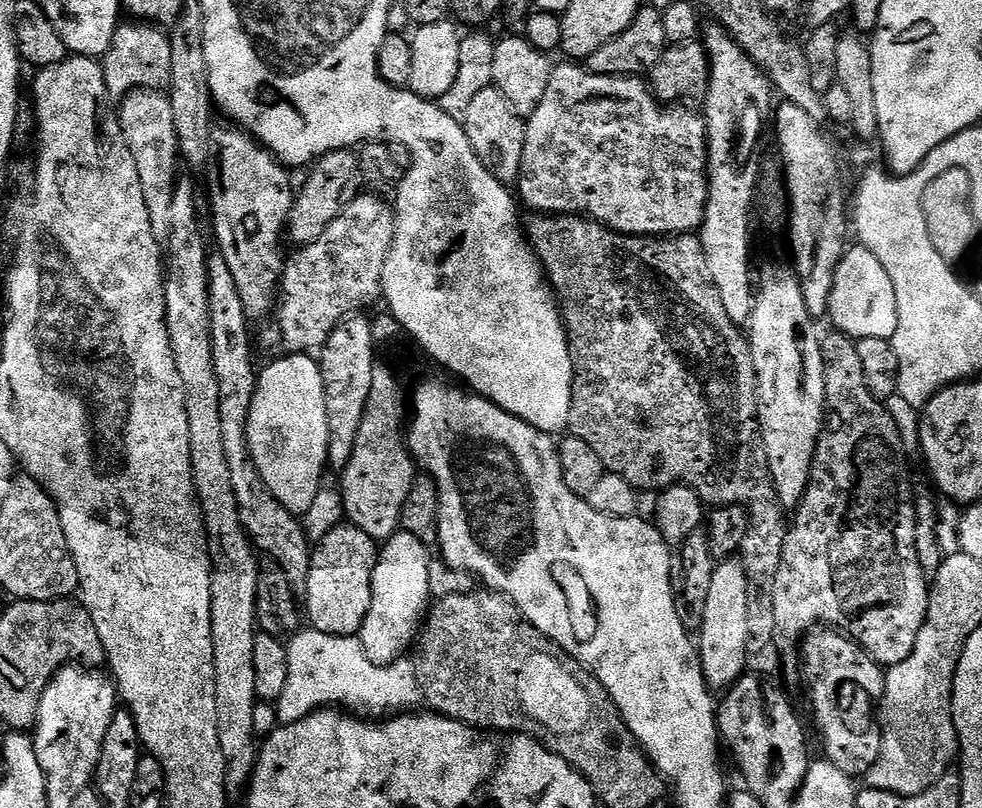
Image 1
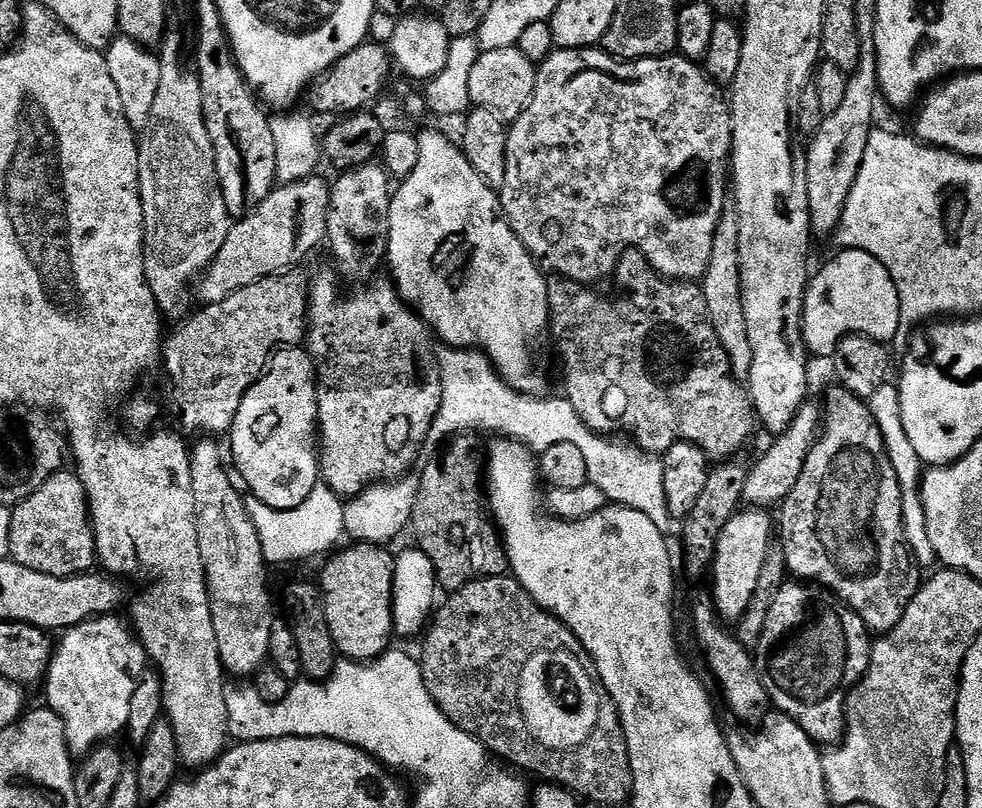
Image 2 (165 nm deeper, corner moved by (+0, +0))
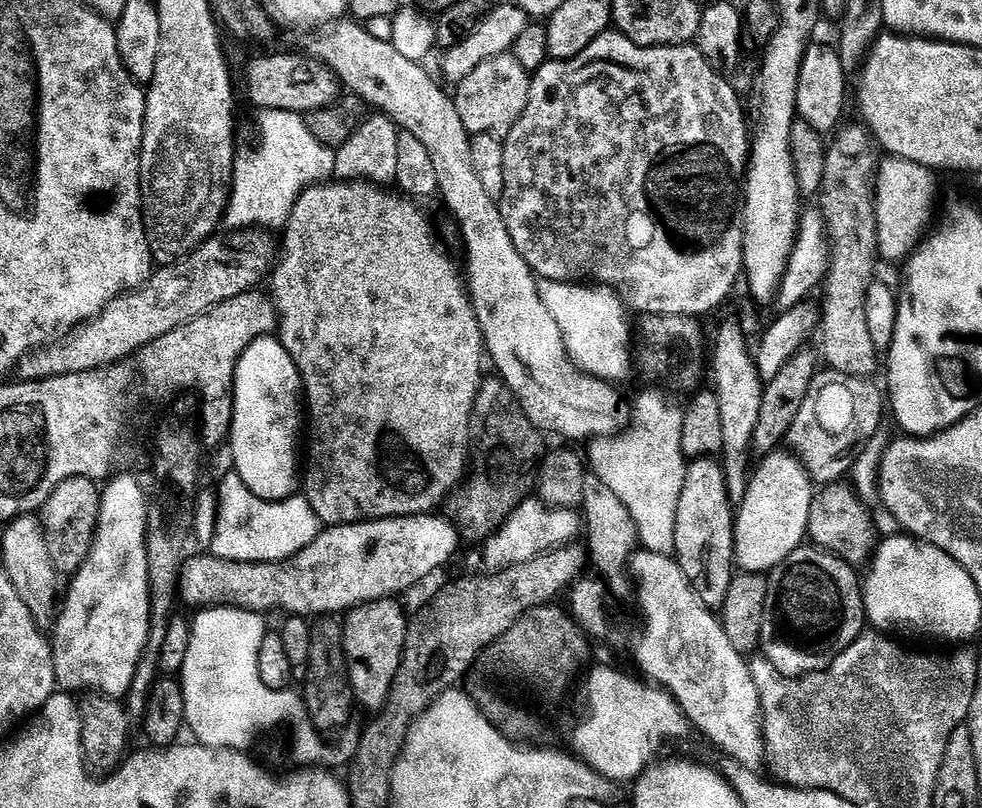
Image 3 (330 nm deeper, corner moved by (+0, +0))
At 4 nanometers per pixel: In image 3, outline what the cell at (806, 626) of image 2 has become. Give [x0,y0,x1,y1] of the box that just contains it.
[759,546,865,680]

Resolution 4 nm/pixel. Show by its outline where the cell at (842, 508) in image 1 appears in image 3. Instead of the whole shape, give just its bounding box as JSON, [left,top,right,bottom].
[806,482,878,566]

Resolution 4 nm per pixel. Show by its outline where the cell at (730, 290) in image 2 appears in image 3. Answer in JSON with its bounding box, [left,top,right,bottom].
[710,320,762,478]

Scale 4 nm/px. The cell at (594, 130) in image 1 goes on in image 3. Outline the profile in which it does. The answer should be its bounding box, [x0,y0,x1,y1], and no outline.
[499,30,750,318]

